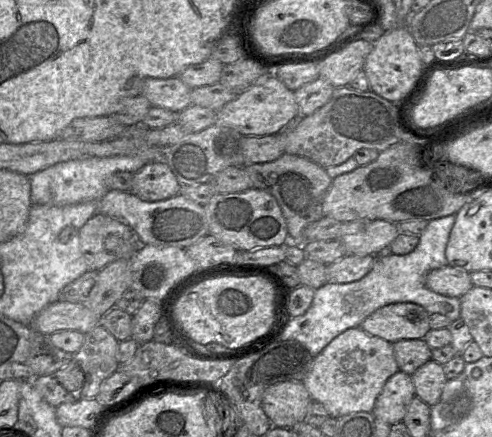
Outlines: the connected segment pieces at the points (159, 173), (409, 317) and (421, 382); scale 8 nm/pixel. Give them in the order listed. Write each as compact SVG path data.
M154 160L134 173L131 192L142 200L154 202L177 195L181 187L168 164Z
M394 303L377 309L360 325L369 335L392 344L399 340L423 339L431 330L429 313L415 303Z
M431 359L411 376L415 395L430 407L437 404L447 382L443 365Z

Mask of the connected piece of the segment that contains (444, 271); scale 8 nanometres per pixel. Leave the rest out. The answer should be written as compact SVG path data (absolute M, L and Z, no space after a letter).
M450 265L431 270L426 275L425 283L430 290L438 294L457 298L473 287L470 272Z

